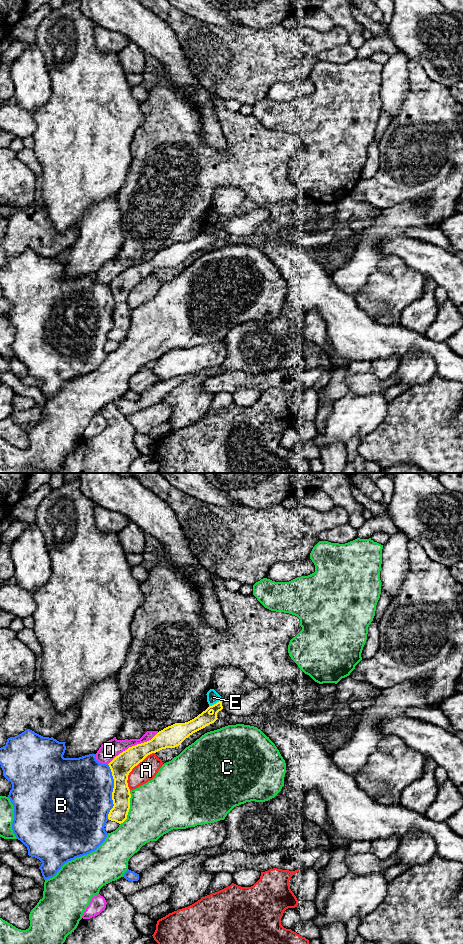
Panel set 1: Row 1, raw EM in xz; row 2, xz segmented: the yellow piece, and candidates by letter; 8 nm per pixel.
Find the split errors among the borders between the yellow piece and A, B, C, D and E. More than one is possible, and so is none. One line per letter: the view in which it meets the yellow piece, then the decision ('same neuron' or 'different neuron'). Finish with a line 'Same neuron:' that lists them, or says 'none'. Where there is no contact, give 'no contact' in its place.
A: contact in xz; different neuron
B: contact in xz; different neuron
C: contact in xz; different neuron
D: contact in xz; different neuron
E: contact in xz; different neuron
Same neuron: none

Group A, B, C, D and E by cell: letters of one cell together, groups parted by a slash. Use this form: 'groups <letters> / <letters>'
groups A / B / C / D / E

